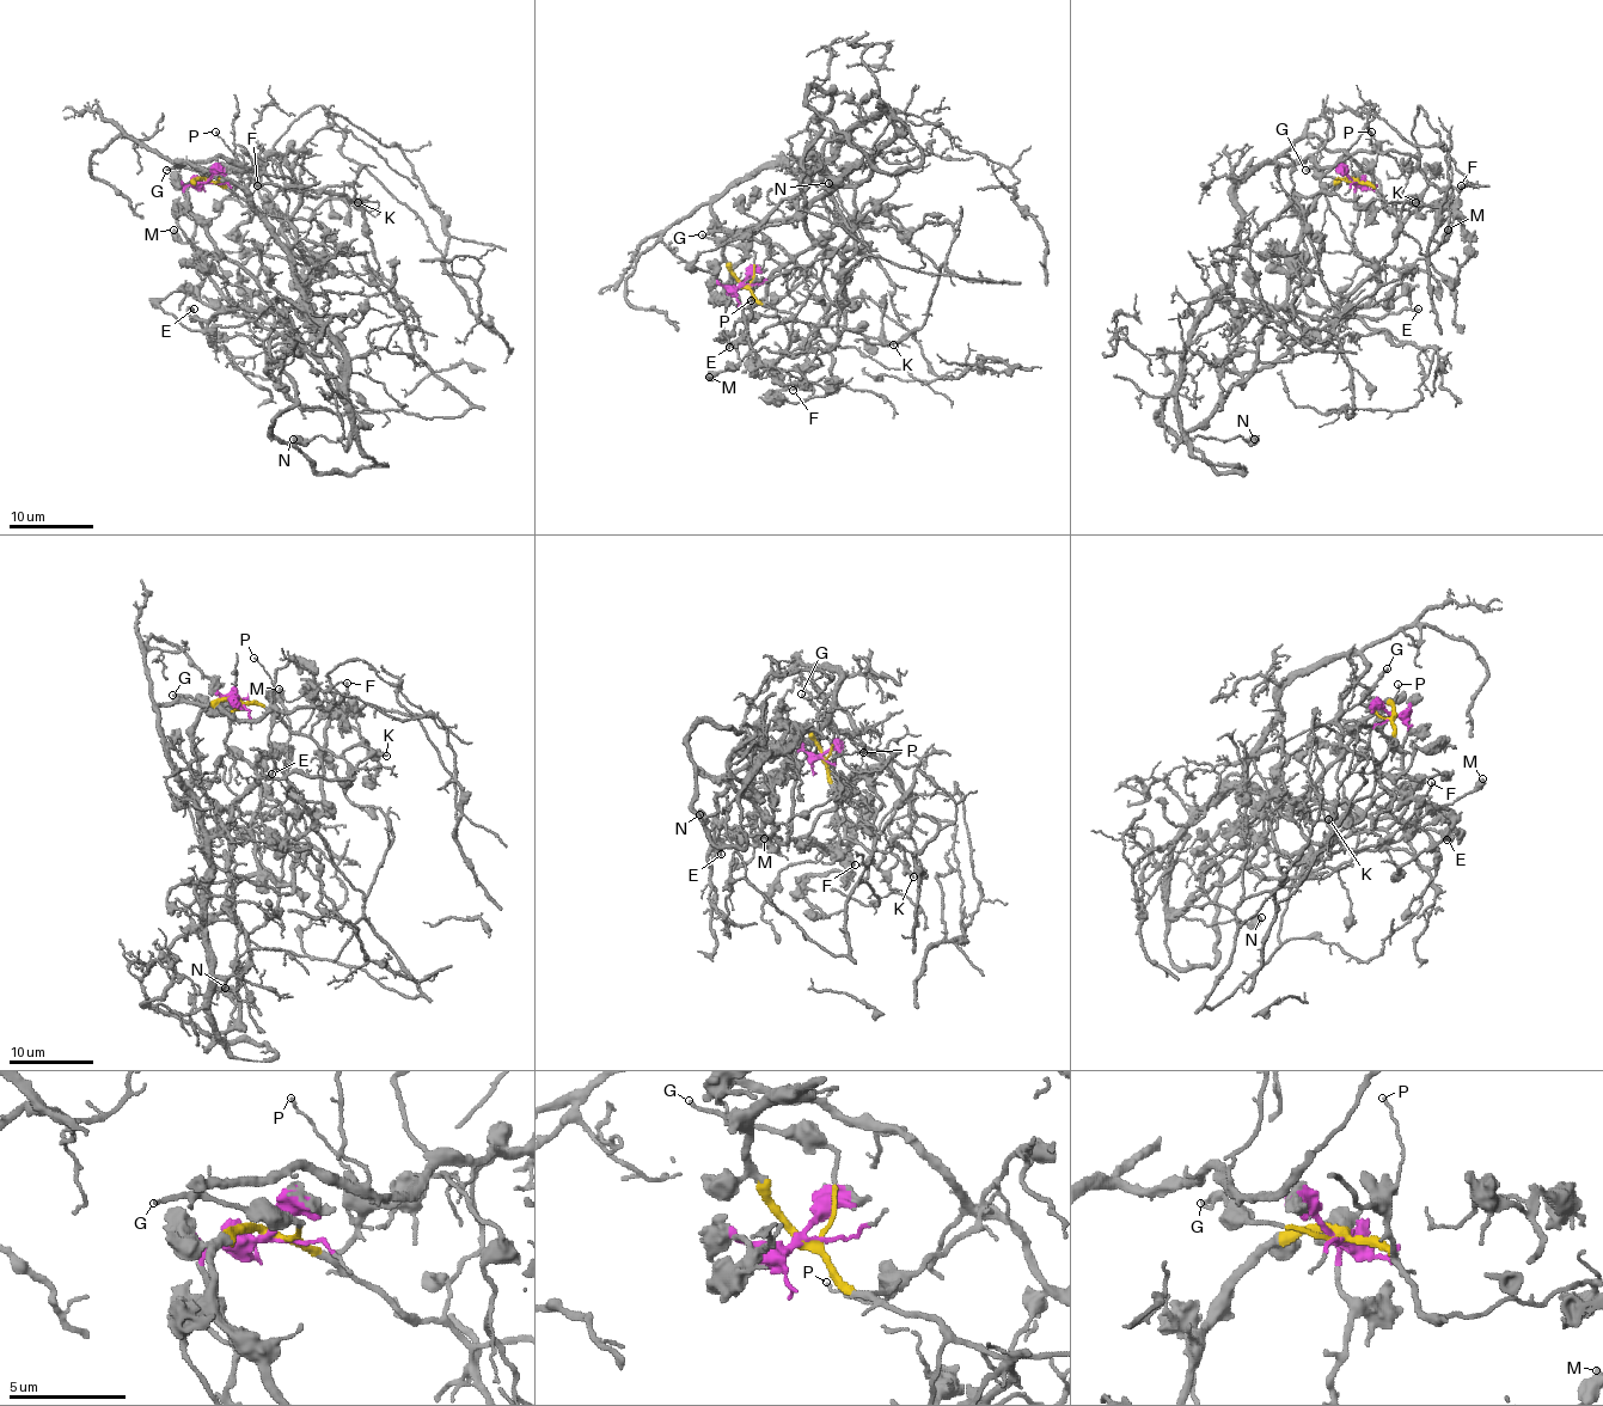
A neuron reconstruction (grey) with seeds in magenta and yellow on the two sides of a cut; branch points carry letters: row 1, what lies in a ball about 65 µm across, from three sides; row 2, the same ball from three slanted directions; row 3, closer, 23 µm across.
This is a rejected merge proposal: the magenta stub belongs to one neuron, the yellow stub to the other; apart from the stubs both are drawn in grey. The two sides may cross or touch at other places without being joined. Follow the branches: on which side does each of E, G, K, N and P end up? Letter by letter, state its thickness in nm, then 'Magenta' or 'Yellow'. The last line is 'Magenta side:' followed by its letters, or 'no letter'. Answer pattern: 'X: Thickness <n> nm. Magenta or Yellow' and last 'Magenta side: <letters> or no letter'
E: Thickness 240 nm. Magenta
G: Thickness 160 nm. Yellow
K: Thickness 260 nm. Yellow
N: Thickness 750 nm. Yellow
P: Thickness 100 nm. Yellow
Magenta side: E

